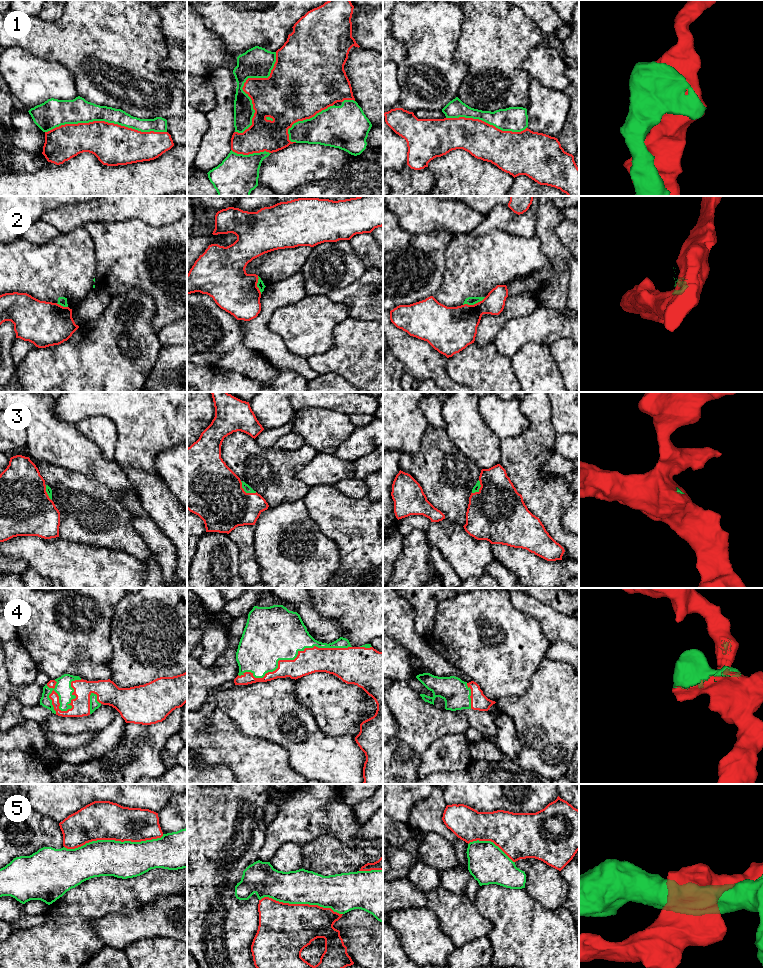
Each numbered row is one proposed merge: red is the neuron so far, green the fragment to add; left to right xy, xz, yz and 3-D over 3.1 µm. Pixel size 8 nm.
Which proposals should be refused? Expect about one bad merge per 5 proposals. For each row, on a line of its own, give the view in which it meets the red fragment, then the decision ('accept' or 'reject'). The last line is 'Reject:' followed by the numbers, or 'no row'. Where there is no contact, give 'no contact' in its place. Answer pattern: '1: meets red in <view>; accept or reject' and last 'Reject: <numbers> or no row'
1: meets red in xy; reject
2: meets red in yz; reject
3: meets red in xz; accept
4: meets red in xz; accept
5: meets red in xy; reject
Reject: 1, 2, 5

